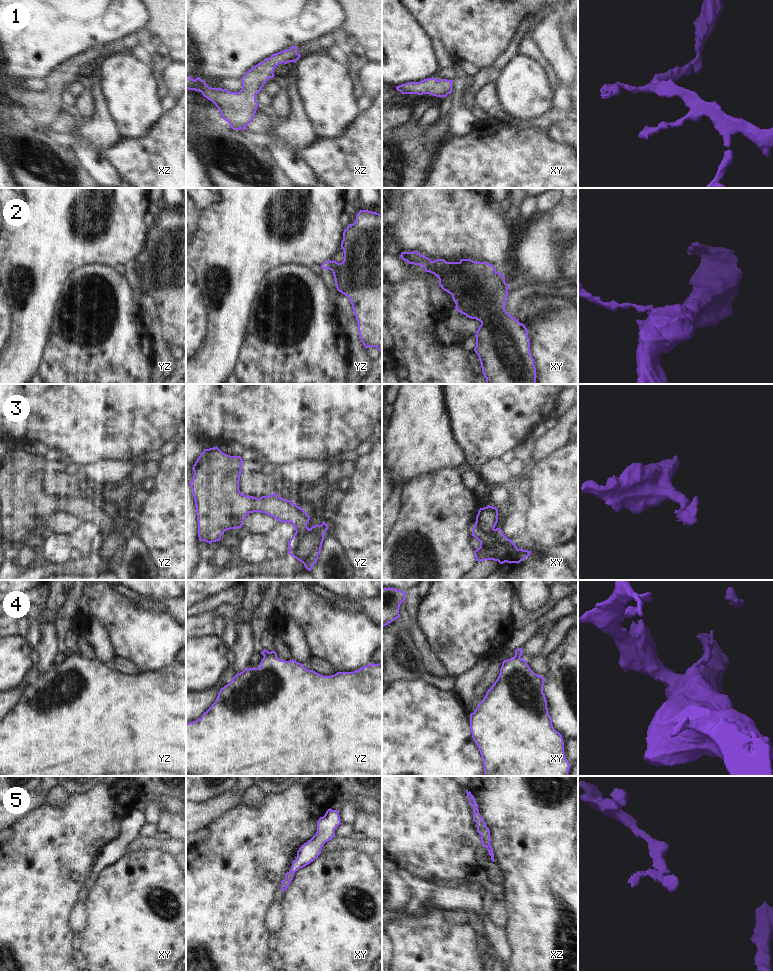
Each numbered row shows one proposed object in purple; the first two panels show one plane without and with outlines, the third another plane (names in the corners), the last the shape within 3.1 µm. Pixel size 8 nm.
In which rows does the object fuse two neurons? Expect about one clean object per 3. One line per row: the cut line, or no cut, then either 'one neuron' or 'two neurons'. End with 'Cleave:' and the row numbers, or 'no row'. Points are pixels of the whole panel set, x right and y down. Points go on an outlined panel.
1: no cut; one neuron
2: cut in yz along (332, 261), (330, 269); two neurons
3: cut in xy along (474, 526), (485, 533), (490, 533), (494, 530); two neurons
4: cut in yz along (276, 655), (266, 655), (264, 657); two neurons
5: no cut; one neuron
Cleave: 2, 3, 4

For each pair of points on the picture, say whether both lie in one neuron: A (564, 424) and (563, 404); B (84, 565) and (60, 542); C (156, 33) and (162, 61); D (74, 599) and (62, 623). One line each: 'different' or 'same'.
A: different
B: different
C: different
D: same

